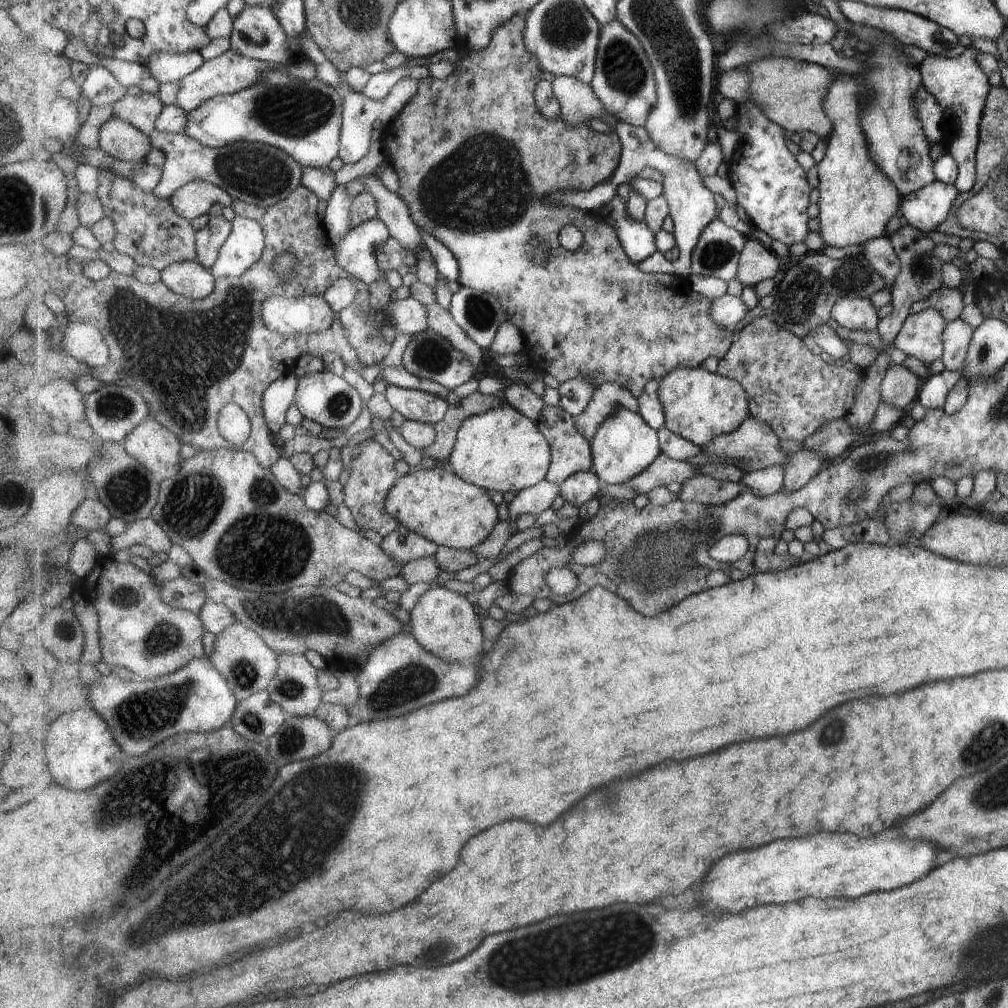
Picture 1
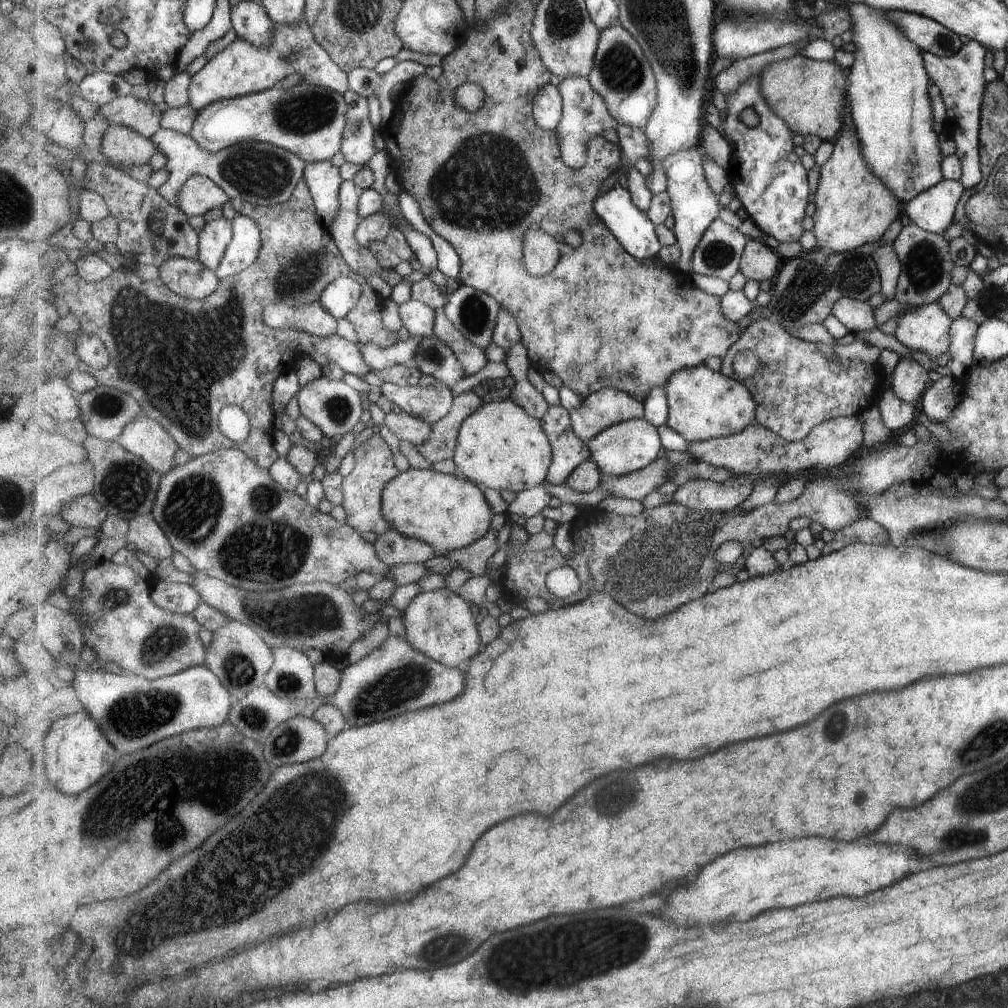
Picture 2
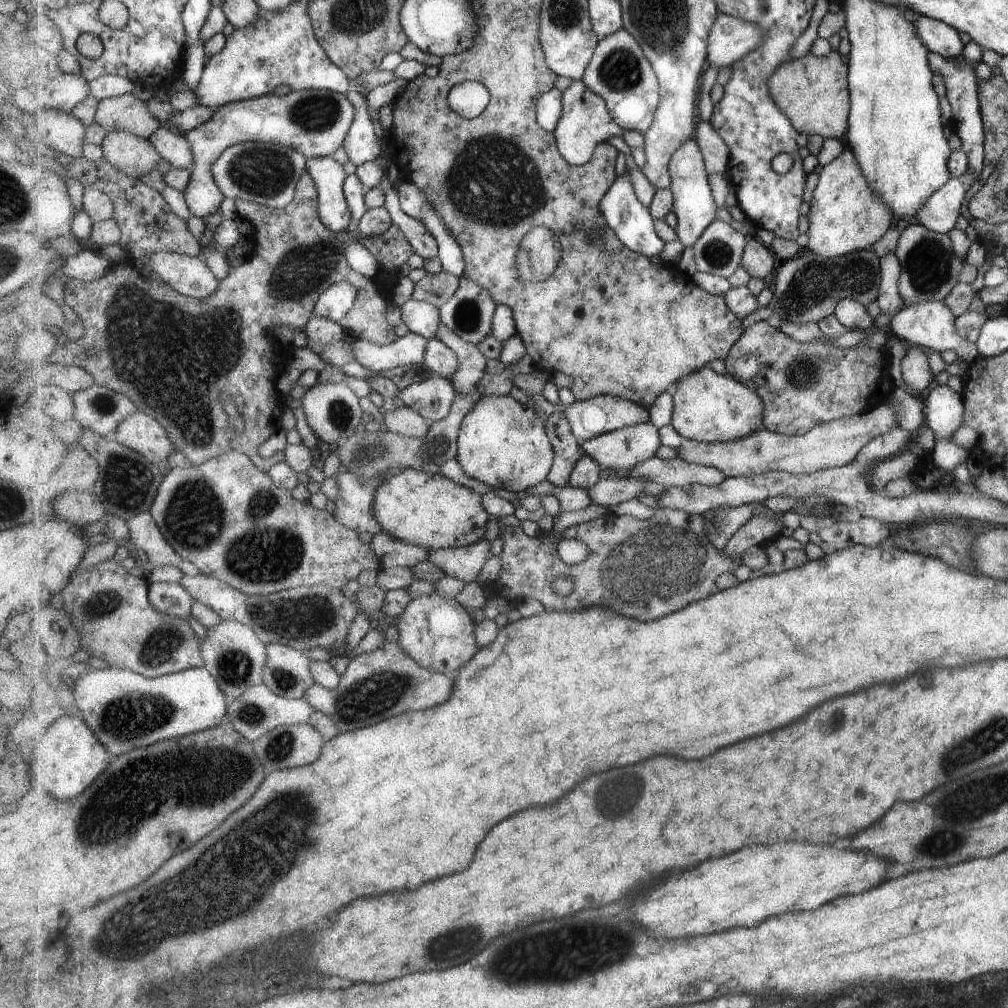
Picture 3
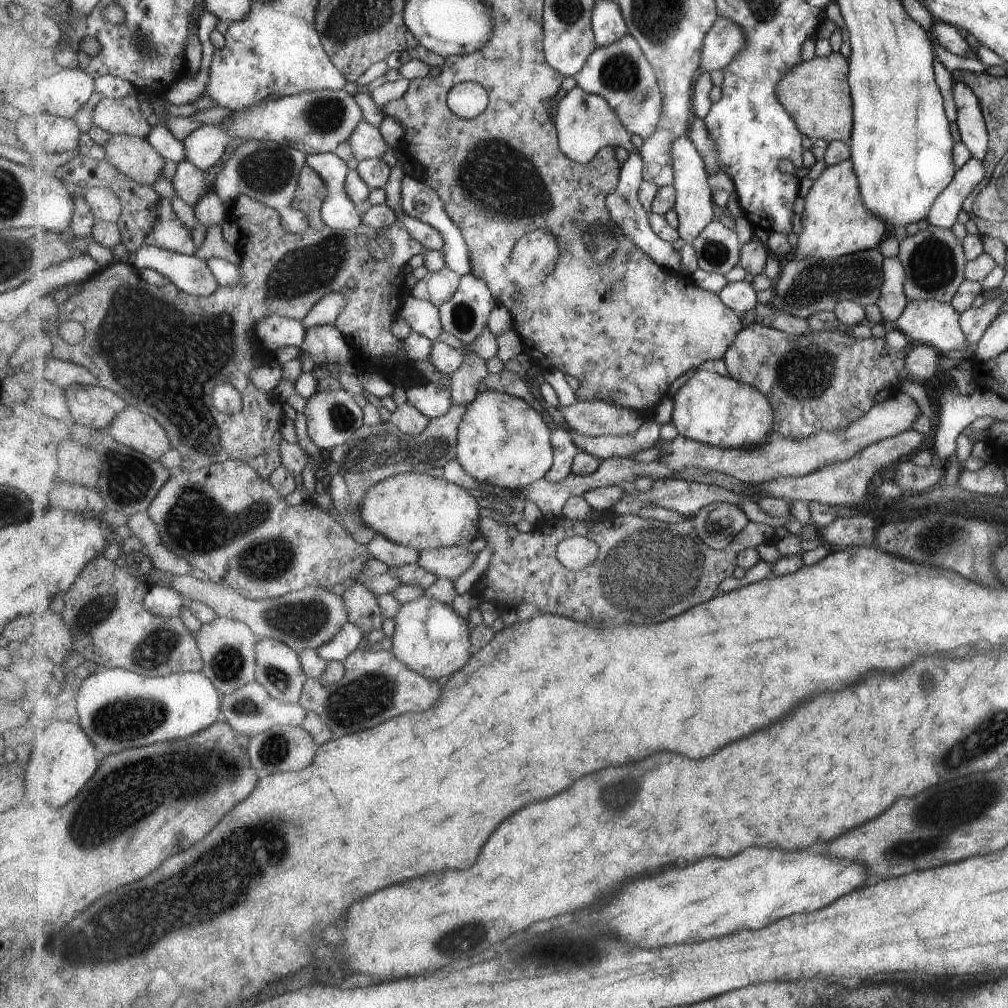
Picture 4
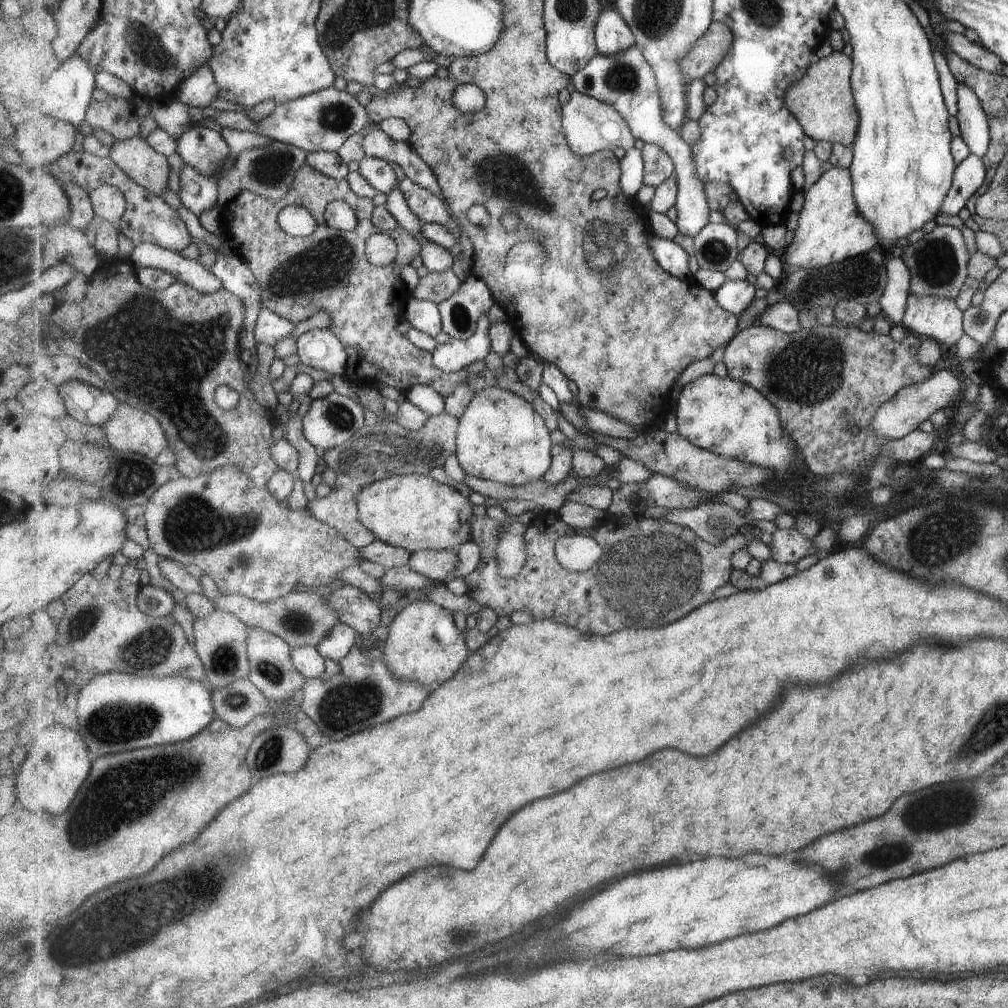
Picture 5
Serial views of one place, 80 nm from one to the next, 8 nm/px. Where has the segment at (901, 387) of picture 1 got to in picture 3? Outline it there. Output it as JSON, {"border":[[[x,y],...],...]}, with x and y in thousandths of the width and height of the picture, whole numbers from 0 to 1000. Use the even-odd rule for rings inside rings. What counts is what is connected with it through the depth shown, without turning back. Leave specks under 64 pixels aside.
{"border":[[[906,344],[898,350],[893,358],[895,377],[900,385],[916,387],[924,377],[925,370],[920,360],[920,352],[912,344]]]}

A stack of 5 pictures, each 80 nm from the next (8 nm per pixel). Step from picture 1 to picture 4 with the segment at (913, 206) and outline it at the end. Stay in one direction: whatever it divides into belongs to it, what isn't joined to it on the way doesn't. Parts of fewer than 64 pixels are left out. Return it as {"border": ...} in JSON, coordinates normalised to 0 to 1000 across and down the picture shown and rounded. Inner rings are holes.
{"border":[[[962,155],[955,165],[948,168],[943,181],[929,196],[921,208],[922,224],[942,227],[954,207],[956,196],[973,181],[976,176],[974,160]]]}

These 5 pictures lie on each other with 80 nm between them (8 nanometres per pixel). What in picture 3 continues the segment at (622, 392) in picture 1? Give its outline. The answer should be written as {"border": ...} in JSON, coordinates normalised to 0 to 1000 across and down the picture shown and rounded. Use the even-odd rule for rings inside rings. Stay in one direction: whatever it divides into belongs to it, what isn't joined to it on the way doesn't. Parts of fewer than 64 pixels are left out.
{"border":[[[539,391],[525,392],[525,395],[530,397],[536,410],[548,412],[551,409],[558,409],[566,418],[567,428],[576,440],[594,432],[645,418],[645,407],[643,405],[608,392],[594,392],[577,398],[571,397],[570,401],[564,403],[561,403],[557,399],[554,402],[549,401]]]}

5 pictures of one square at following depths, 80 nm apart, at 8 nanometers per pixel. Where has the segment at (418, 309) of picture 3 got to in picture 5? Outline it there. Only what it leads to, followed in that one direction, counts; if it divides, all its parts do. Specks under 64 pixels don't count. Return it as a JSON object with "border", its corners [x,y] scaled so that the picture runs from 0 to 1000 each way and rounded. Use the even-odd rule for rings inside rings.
{"border":[[[407,294],[401,314],[410,325],[419,327],[428,333],[434,333],[438,327],[438,312],[433,300],[413,297]]]}

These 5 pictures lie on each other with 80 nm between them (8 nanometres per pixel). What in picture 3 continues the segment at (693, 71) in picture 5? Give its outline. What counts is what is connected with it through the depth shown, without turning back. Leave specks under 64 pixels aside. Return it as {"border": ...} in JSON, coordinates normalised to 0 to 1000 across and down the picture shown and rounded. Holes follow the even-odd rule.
{"border":[[[714,13],[702,38],[702,62],[711,67],[723,66],[736,59],[742,52],[748,51],[756,40],[760,39],[754,26],[735,20],[719,13]]]}

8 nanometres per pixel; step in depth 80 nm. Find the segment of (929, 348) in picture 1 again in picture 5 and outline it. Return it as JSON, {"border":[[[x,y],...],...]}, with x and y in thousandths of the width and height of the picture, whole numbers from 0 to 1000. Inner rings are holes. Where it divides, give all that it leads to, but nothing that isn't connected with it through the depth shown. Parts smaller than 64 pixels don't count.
{"border":[[[901,291],[893,321],[898,327],[905,329],[914,336],[925,335],[932,341],[941,343],[947,341],[955,331],[955,310],[946,297],[926,293],[910,294],[908,291]]]}

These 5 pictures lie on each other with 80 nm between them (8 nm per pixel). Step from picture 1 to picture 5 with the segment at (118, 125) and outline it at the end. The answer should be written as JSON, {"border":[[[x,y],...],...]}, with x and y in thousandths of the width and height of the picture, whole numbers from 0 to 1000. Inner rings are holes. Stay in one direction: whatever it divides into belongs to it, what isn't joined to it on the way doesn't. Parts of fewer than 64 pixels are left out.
{"border":[[[146,138],[117,139],[110,146],[109,156],[146,190],[157,195],[166,190],[170,175],[168,158],[157,152]]]}

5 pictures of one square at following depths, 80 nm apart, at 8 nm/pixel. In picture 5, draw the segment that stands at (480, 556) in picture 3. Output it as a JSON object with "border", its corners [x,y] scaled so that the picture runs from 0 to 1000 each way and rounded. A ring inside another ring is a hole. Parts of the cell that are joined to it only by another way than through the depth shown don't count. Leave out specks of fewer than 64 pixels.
{"border":[[[447,545],[412,547],[404,561],[429,576],[437,576],[451,563],[452,551]]]}

